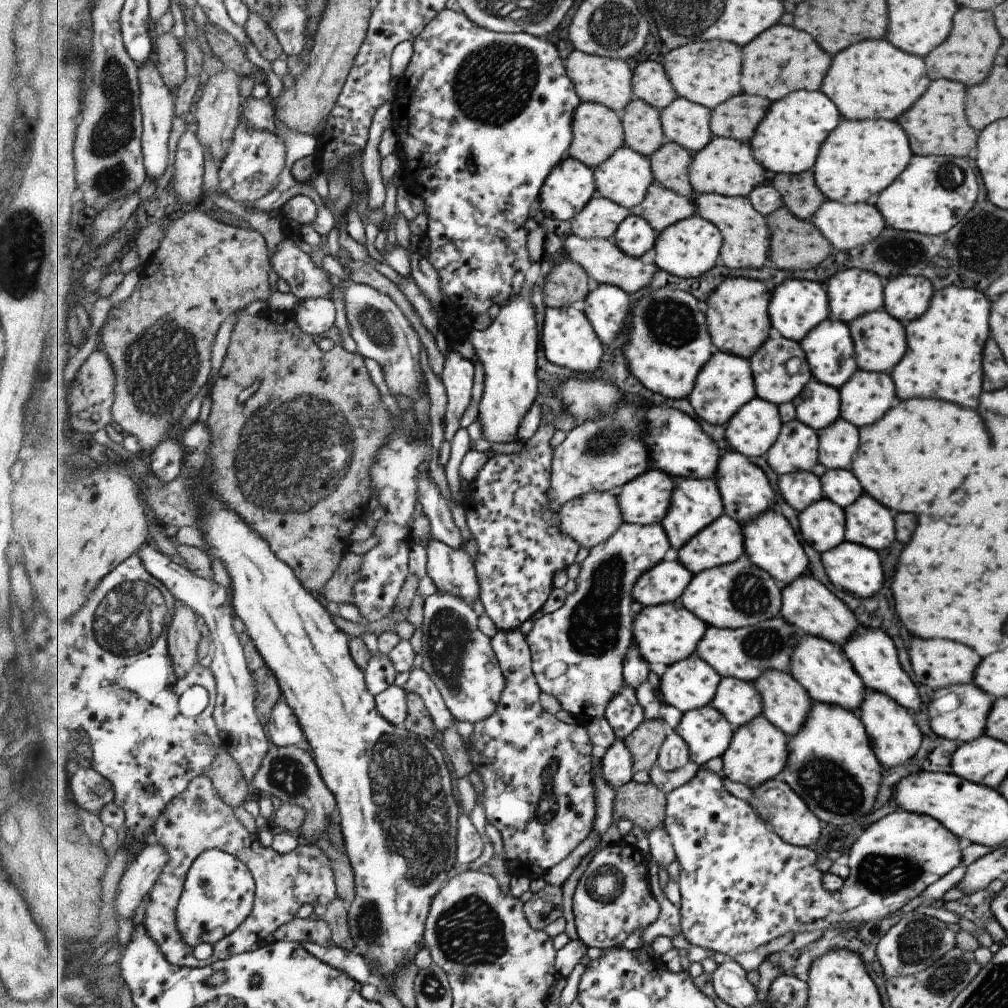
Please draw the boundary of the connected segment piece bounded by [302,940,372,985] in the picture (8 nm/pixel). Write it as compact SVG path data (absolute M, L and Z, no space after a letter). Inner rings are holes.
M305 940L302 945L309 950L316 958L322 959L326 964L331 964L334 968L339 968L343 972L347 972L354 980L365 985L369 976L372 975L372 967L357 952L351 950L343 950L339 946L333 945L323 947L315 942Z

